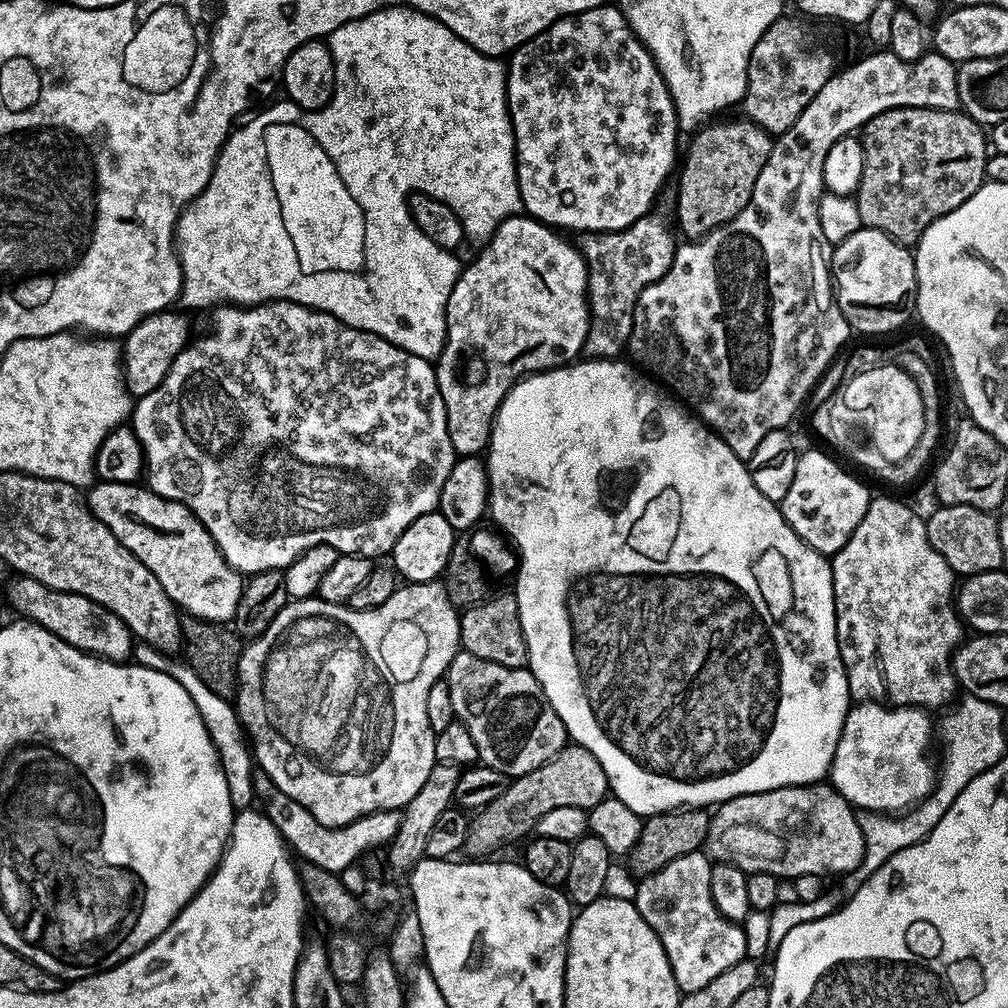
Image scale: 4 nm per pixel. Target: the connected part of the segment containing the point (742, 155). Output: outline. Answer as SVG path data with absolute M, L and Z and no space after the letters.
M747 118L739 119L733 124L709 123L693 135L697 136L678 172L680 193L676 196L676 216L685 237L699 238L719 224L729 224L750 202L754 182L770 158L774 140L767 129Z

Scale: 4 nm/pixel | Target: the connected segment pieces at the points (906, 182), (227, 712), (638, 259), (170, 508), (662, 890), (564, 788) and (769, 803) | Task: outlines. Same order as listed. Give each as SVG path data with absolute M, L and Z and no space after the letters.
M895 108L878 114L866 125L862 132L864 173L860 190L854 196L863 227L877 228L901 244L912 246L935 220L962 206L966 198L980 189L986 179L990 140L981 121L960 111L951 108Z
M143 642L137 643L134 648L135 663L146 666L150 670L169 672L187 690L190 698L194 698L194 706L198 706L206 730L216 747L216 753L220 756L220 765L224 768L230 786L232 803L237 809L243 810L253 803L252 796L254 797L254 771L252 772L254 752L246 739L246 729L236 714L233 701L229 697L219 696L210 686L206 686L206 682L202 682L202 678L192 668L191 663L184 661L183 664L176 659L180 658L173 658L167 652L159 652L154 646Z
M649 214L638 218L638 222L631 224L629 228L624 228L620 232L598 232L595 234L588 234L583 237L584 244L582 243L582 251L584 254L584 261L588 264L588 302L590 305L590 315L592 321L588 327L588 337L584 343L583 355L588 358L595 358L597 360L606 360L609 358L616 358L621 355L627 349L628 340L632 337L632 319L636 313L636 303L638 298L642 294L642 290L646 286L650 286L654 282L658 282L658 278L662 278L662 274L666 274L666 270L672 268L672 263L674 262L674 254L678 247L678 240L672 237L672 228L663 220L662 217L656 216L657 214Z
M96 482L87 489L86 503L88 509L96 515L143 564L162 582L172 603L179 606L189 617L197 620L213 620L216 624L232 622L237 619L240 610L240 599L244 594L246 580L241 573L232 568L226 560L214 538L206 530L206 526L184 504L167 500L152 491L147 486L134 484L114 484L111 482Z
M703 851L682 854L682 858L674 858L674 862L643 877L634 895L636 909L658 934L670 958L676 985L684 994L702 990L702 986L714 982L722 970L730 970L730 966L745 959L743 927L725 918L712 897L712 866L713 861Z
M569 743L553 760L538 766L538 770L530 770L524 776L515 777L507 790L494 798L494 802L479 809L471 817L467 855L472 858L491 857L499 853L496 852L499 848L504 848L515 840L523 841L535 829L542 814L547 814L549 810L558 810L558 806L578 806L589 810L609 796L608 779L606 770L602 770L602 762L598 762L598 758L594 758L594 754L590 754L590 750L582 745Z
M821 782L818 784L799 784L793 788L779 788L778 790L770 790L769 792L759 792L758 794L746 794L739 796L733 800L719 805L715 809L714 815L711 817L708 826L708 839L706 841L706 852L713 861L723 862L726 864L734 864L741 868L743 872L769 872L778 878L784 876L836 876L839 874L847 874L855 871L863 862L864 858L864 832L860 828L860 816L857 809L849 804L848 800L840 792L832 787L831 783Z

